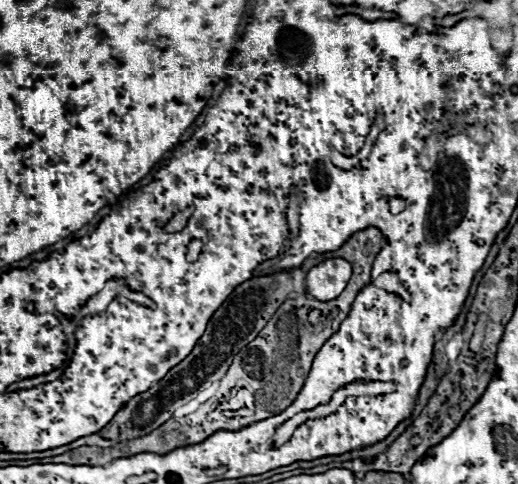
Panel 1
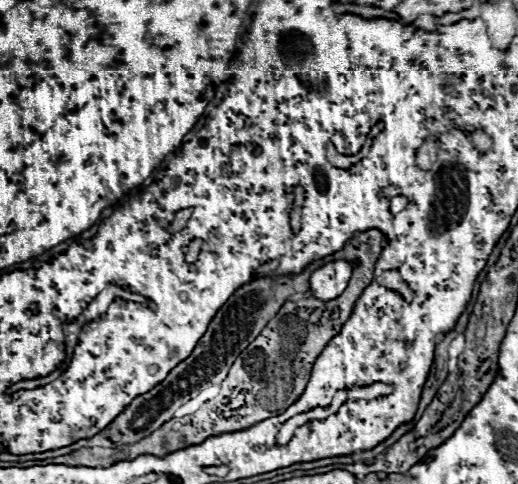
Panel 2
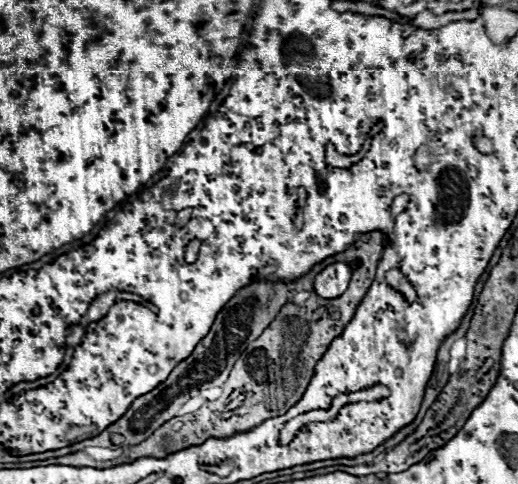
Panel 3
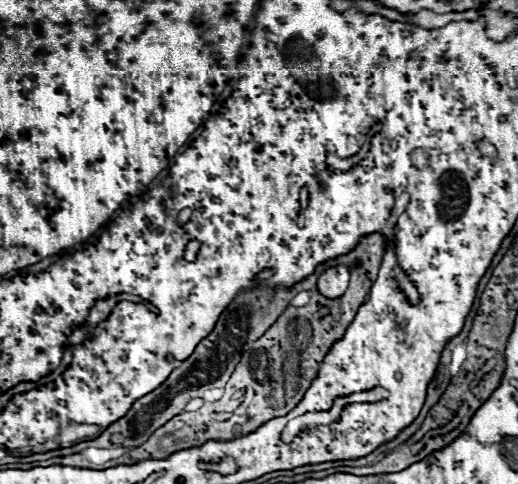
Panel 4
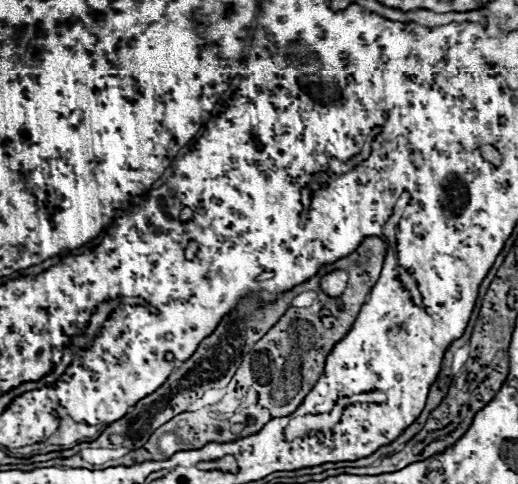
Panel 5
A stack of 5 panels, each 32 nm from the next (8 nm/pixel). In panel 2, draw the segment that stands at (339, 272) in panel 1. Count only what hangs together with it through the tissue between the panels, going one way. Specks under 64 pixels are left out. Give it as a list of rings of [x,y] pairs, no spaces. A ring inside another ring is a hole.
[[[344,260],[330,262],[322,268],[318,268],[316,272],[312,272],[310,290],[320,300],[334,300],[336,296],[340,296],[346,290],[350,274],[352,274],[352,268],[348,262],[344,262]]]

